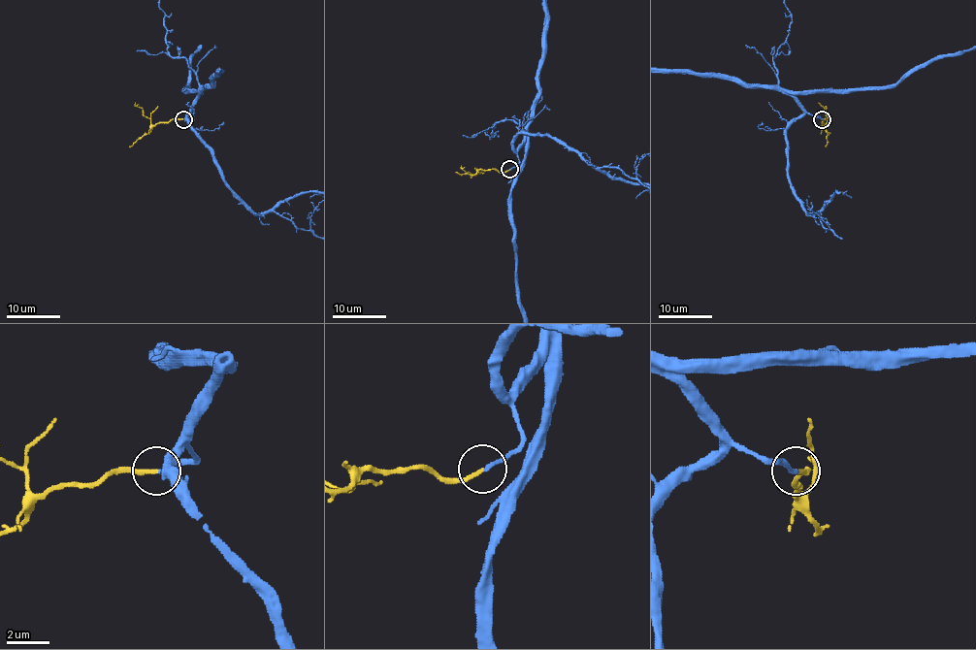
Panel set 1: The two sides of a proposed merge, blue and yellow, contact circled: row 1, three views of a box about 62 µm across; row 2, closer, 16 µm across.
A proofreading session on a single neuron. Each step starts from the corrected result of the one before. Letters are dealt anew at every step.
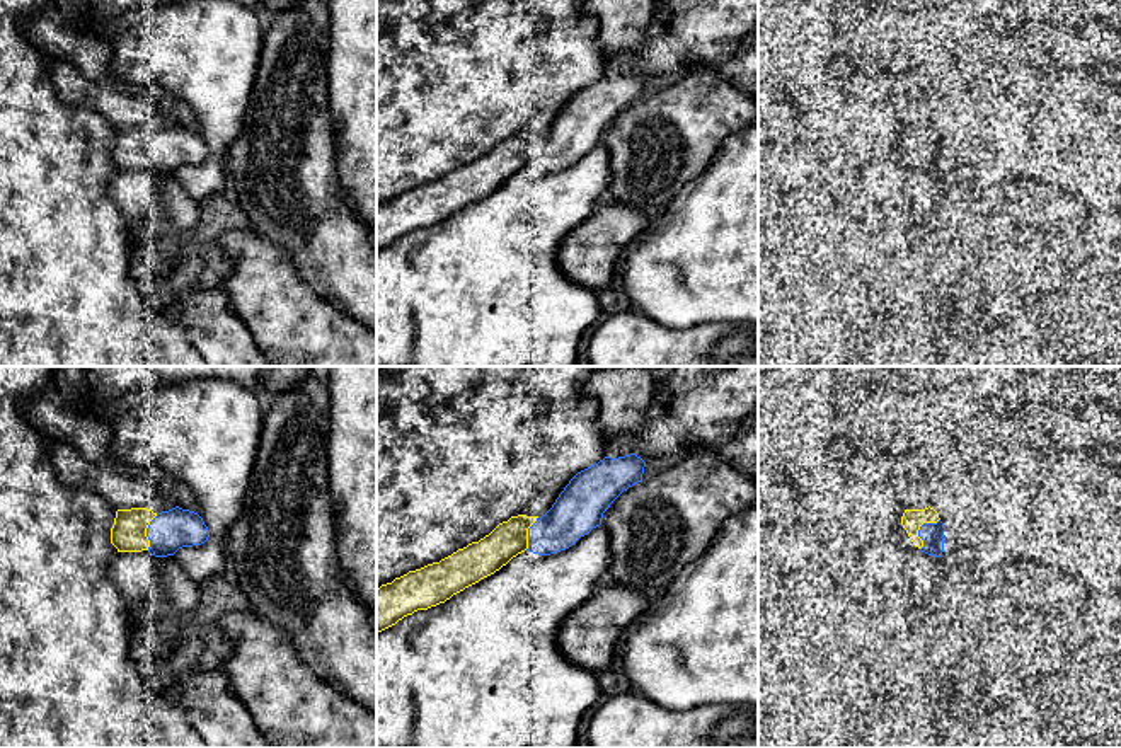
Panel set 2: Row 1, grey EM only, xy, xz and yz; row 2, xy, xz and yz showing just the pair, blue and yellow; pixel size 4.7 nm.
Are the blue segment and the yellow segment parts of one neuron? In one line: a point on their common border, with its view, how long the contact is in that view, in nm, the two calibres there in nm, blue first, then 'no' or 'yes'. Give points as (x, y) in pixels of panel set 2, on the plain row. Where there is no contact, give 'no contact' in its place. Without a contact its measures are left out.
meets blue in yz at (920, 147); contact 180 nm long; 110 nm thick on the blue side, 100 nm on the other; yes

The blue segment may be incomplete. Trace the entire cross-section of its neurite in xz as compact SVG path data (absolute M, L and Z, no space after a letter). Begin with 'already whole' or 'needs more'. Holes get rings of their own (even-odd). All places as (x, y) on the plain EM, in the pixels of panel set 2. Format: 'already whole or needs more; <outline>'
needs more; M635 72L605 75L578 90L545 133L511 135L479 160L382 203L377 208L377 252L417 228L445 222L525 169L550 174L569 167L601 143L603 131L624 109L642 101L644 85Z

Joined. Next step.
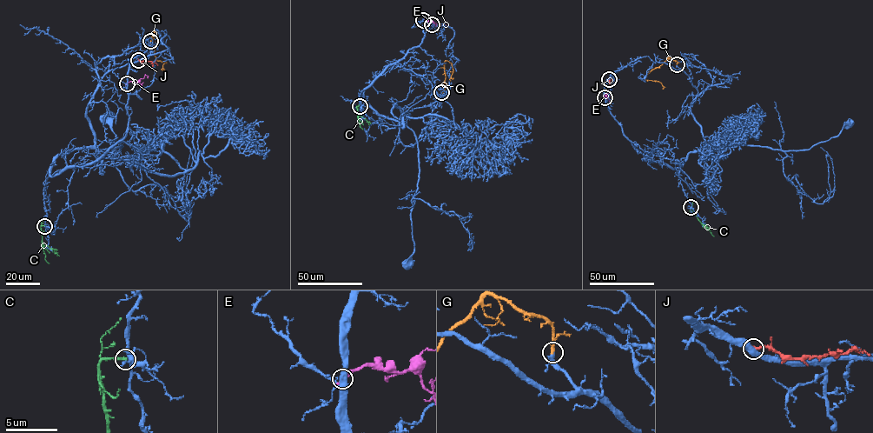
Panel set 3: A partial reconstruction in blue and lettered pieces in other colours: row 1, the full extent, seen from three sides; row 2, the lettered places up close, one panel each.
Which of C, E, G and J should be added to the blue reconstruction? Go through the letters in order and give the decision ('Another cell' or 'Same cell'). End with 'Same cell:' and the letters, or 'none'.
C: Another cell
E: Another cell
G: Same cell
J: Another cell
Same cell: G

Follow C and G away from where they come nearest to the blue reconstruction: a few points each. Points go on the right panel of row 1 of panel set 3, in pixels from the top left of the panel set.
C: (691, 207), (702, 224), (714, 236)
G: (677, 64), (675, 60), (668, 57), (647, 75), (644, 79), (658, 81), (663, 88)

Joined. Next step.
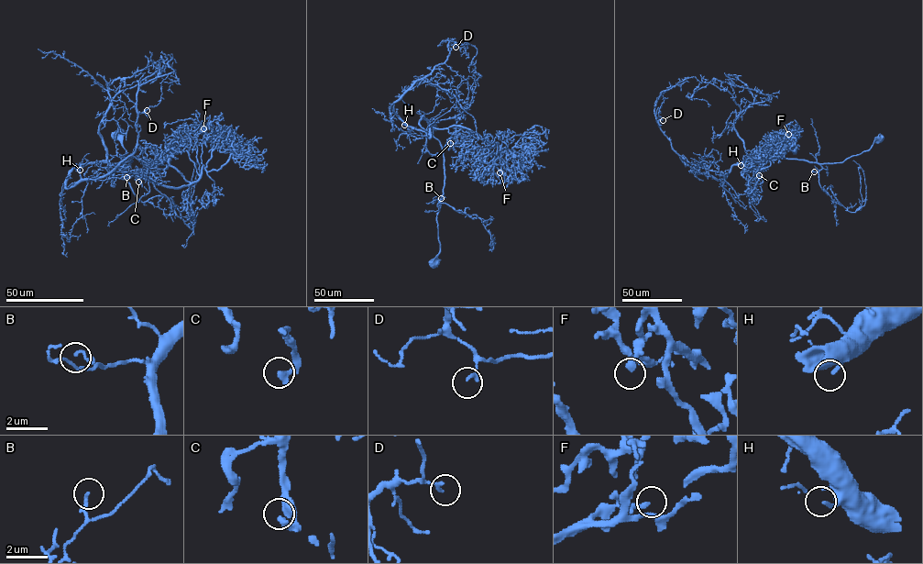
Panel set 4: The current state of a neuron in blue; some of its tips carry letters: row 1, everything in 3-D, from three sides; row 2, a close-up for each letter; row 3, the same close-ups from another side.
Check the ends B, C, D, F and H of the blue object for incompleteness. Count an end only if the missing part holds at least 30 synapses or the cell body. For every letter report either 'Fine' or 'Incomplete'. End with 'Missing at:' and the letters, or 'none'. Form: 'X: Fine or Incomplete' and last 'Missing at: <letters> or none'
B: Fine
C: Fine
D: Fine
F: Fine
H: Incomplete
Missing at: H

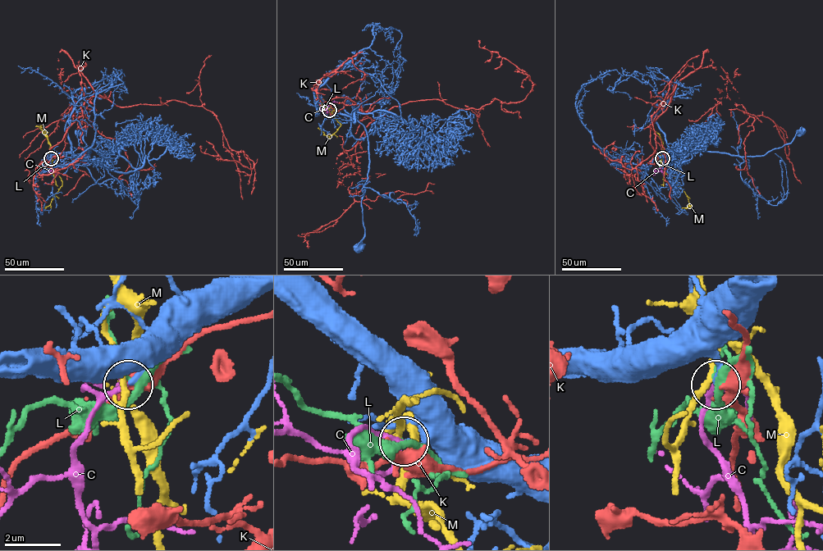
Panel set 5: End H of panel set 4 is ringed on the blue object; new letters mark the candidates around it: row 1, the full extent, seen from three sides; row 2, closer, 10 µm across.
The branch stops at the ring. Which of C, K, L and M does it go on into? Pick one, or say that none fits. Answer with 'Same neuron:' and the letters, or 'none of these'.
Same neuron: C

